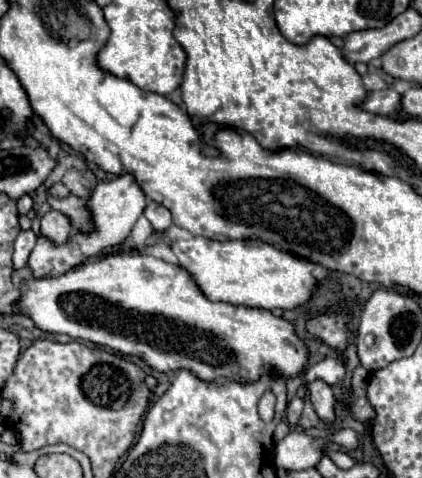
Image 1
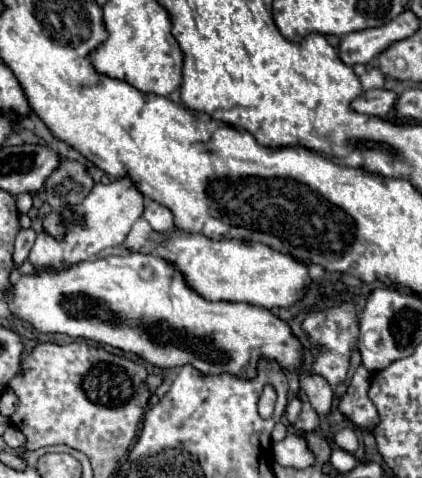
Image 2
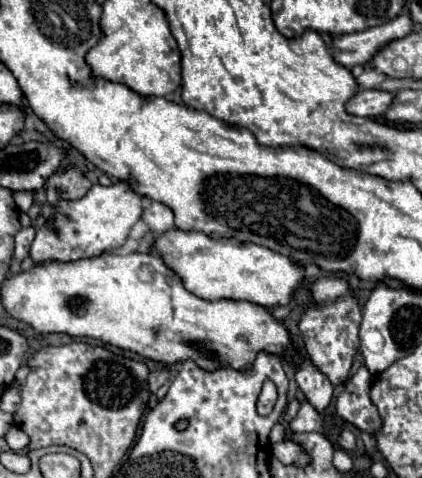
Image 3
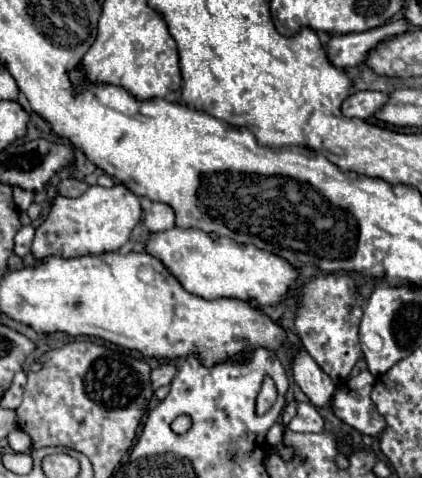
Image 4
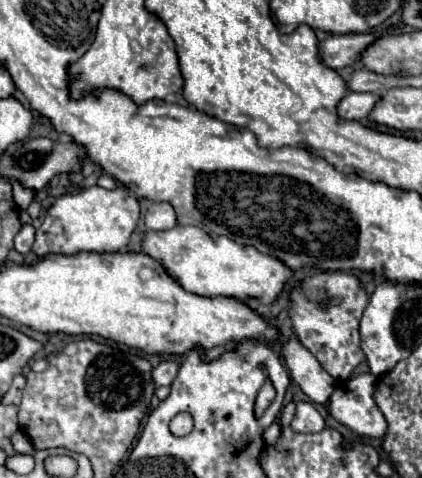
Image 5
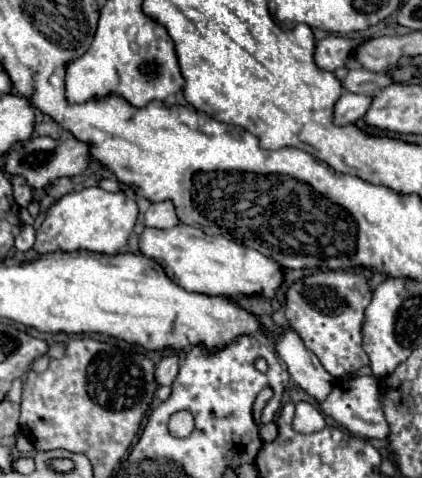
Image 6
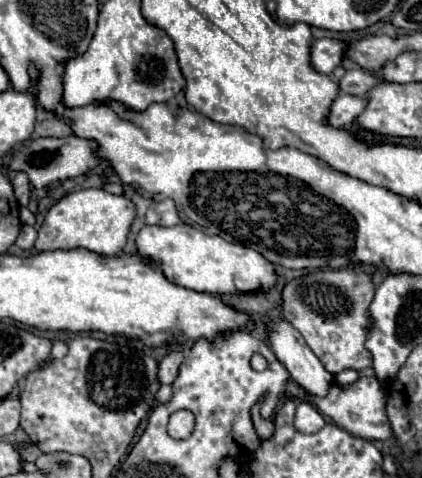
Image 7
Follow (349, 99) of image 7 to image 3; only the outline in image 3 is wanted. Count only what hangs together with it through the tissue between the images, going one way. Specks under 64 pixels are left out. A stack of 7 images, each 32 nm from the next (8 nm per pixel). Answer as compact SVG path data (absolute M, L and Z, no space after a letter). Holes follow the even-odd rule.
M360 90L356 92L348 104L346 104L346 112L352 116L362 116L362 118L378 118L386 112L388 104L392 102L392 94L390 92L382 92L382 90Z

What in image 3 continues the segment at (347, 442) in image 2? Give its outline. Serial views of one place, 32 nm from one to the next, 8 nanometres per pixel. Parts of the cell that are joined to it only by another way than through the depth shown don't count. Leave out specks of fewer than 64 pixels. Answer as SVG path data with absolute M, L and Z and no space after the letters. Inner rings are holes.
M348 429L341 430L337 443L346 450L354 451L356 449L356 438Z

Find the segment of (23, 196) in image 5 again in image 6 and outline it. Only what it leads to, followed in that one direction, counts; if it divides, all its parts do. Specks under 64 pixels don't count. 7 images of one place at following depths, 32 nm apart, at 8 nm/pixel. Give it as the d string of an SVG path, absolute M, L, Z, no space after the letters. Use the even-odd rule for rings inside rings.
M14 176L12 178L12 186L14 186L14 198L16 198L16 202L22 208L26 208L30 204L30 200L32 200L32 188L28 186L22 176Z

